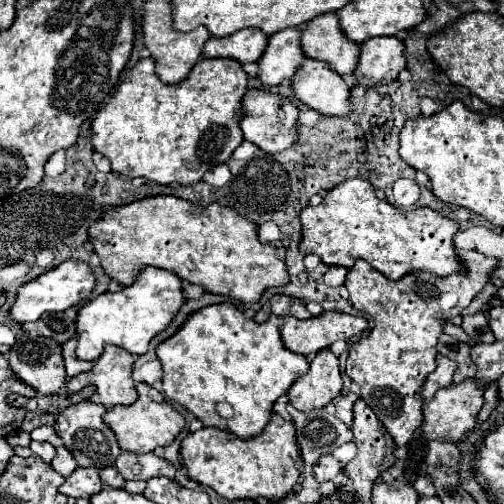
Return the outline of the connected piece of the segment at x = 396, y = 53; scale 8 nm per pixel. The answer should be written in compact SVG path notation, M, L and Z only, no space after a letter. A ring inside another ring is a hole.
M398 37L366 39L360 49L362 49L360 61L358 61L358 67L354 71L358 85L374 87L374 85L380 85L380 83L390 83L390 81L398 79L398 73L402 69L406 69L406 47L404 47L404 41L398 39Z

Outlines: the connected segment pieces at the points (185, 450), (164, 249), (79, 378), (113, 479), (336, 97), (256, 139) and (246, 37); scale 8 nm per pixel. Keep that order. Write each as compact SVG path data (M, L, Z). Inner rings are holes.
M272 413L268 425L260 435L240 439L234 433L202 427L200 431L188 433L182 441L182 463L188 477L212 487L226 499L282 499L290 495L298 483L298 459L300 451L296 445L296 433L292 421L286 421L278 413Z
M174 195L144 197L128 205L110 207L102 211L102 217L94 221L88 229L88 241L92 243L94 253L100 257L106 275L118 281L122 287L132 285L144 265L168 269L176 273L180 279L204 287L208 293L228 295L242 303L256 303L264 289L288 283L288 271L284 261L276 257L276 247L260 243L256 235L256 225L252 221L240 217L230 207L222 207L218 203L200 207Z
M108 345L104 353L94 361L94 367L68 379L66 387L70 393L76 393L86 385L94 385L96 393L90 397L90 401L108 409L114 405L132 405L138 399L132 381L132 365L134 355L122 347Z
M104 467L104 469L100 471L100 479L102 479L104 485L114 487L114 489L122 489L124 483L126 483L126 481L122 479L122 475L116 471L116 467Z
M306 59L302 63L294 75L292 89L300 101L324 115L342 117L352 111L352 89L346 85L342 75L330 71L330 67L318 59Z
M248 89L242 103L244 103L244 113L246 113L240 123L244 131L244 139L258 145L266 153L280 153L280 151L290 149L290 145L294 147L294 143L298 141L298 113L300 111L290 99L278 93L264 91L264 89Z
M240 29L230 37L210 37L204 47L204 57L230 57L240 63L258 61L266 49L268 35L258 29Z

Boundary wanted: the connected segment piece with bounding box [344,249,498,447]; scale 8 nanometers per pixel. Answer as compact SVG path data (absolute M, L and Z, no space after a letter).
M458 249L456 255L464 271L448 275L446 279L430 273L410 273L398 281L390 281L362 259L358 259L346 275L344 285L350 291L350 303L374 319L374 329L368 337L350 347L346 373L360 385L360 397L372 407L380 423L384 423L396 447L404 447L424 419L420 387L436 369L436 341L444 323L470 305L474 295L486 285L492 269L498 267L496 259L478 251Z

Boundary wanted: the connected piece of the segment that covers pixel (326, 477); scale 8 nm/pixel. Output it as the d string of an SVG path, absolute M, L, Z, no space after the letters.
M324 455L322 459L318 459L318 463L314 465L314 477L318 483L330 481L336 475L340 475L340 471L344 469L344 465L340 461L336 461L332 455Z

